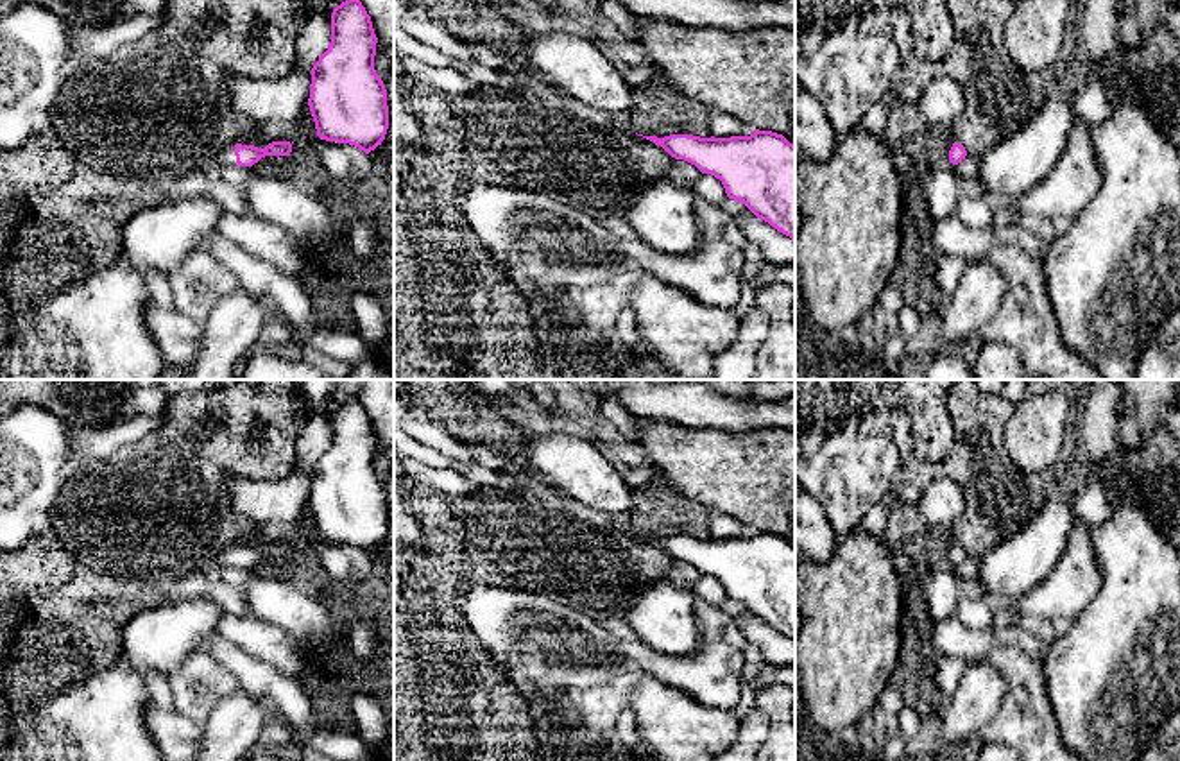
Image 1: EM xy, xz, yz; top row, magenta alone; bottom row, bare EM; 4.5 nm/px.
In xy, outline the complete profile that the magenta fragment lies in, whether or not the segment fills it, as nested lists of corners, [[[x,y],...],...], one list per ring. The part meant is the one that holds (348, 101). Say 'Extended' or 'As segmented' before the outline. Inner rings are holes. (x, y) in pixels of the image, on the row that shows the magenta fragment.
As segmented. [[[360,0],[331,13],[331,43],[312,68],[308,106],[317,136],[369,154],[389,129],[387,90],[374,70],[378,38]]]

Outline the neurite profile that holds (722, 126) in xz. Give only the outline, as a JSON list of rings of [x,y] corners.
[[[709,109],[709,129],[714,138],[731,138],[731,136],[750,136],[757,129],[743,124],[732,115],[725,115],[718,109]]]

